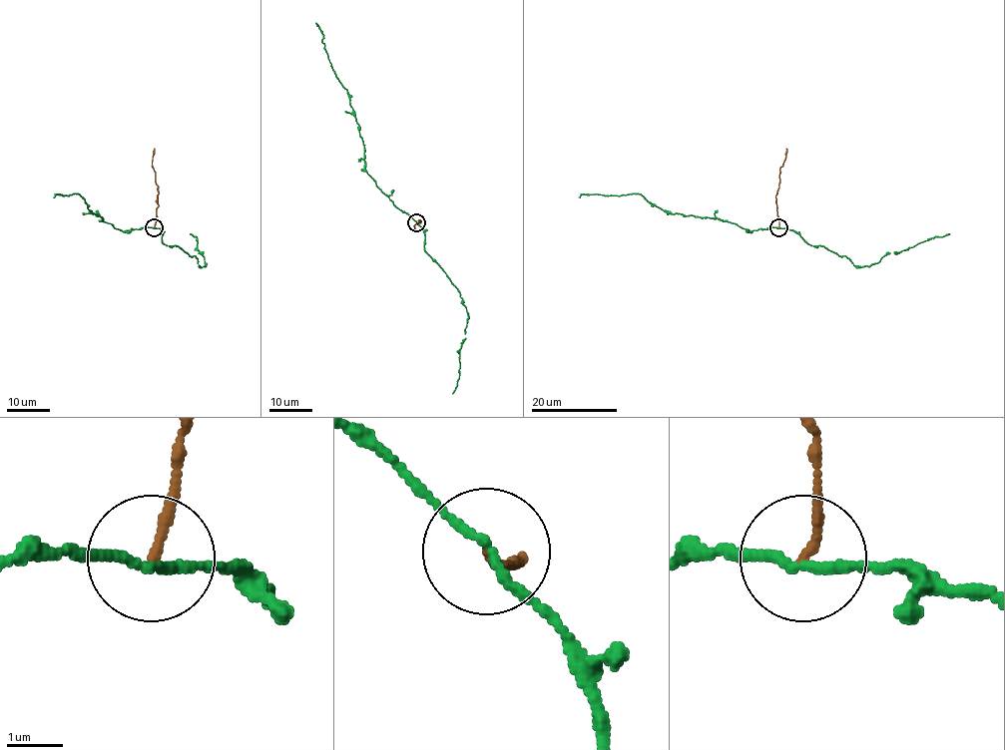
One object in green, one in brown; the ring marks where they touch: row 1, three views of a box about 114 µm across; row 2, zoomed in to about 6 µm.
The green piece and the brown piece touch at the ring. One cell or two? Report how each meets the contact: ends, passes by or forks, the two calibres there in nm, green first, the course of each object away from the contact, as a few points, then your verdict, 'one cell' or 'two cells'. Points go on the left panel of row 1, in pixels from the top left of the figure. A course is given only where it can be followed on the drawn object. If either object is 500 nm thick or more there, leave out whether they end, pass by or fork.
green passes by | brown ends | 160/160 nm | green via (154, 228), (122, 231), (93, 213), (79, 193), (53, 196) | brown via (154, 227), (159, 205), (152, 166), (154, 149) | two cells

